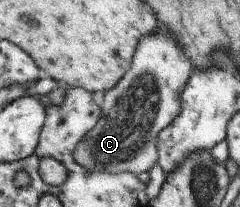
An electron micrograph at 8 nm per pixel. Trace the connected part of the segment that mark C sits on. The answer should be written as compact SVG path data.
M162 24L159 32L145 35L137 47L132 69L115 88L105 93L102 105L103 118L89 133L88 141L82 143L77 150L77 162L84 164L84 167L92 171L132 172L136 175L150 171L156 163L159 163L161 133L179 117L183 110L183 95L195 69L195 63L189 51L166 25Z

